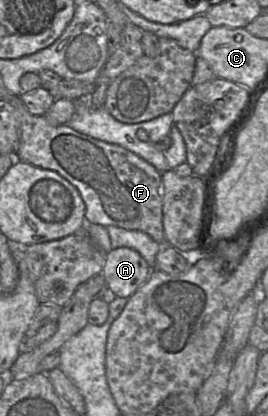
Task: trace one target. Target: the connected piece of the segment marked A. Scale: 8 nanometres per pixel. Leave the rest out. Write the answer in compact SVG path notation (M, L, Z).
M120 247L105 255L102 275L117 297L128 299L146 282L152 270L136 250Z

